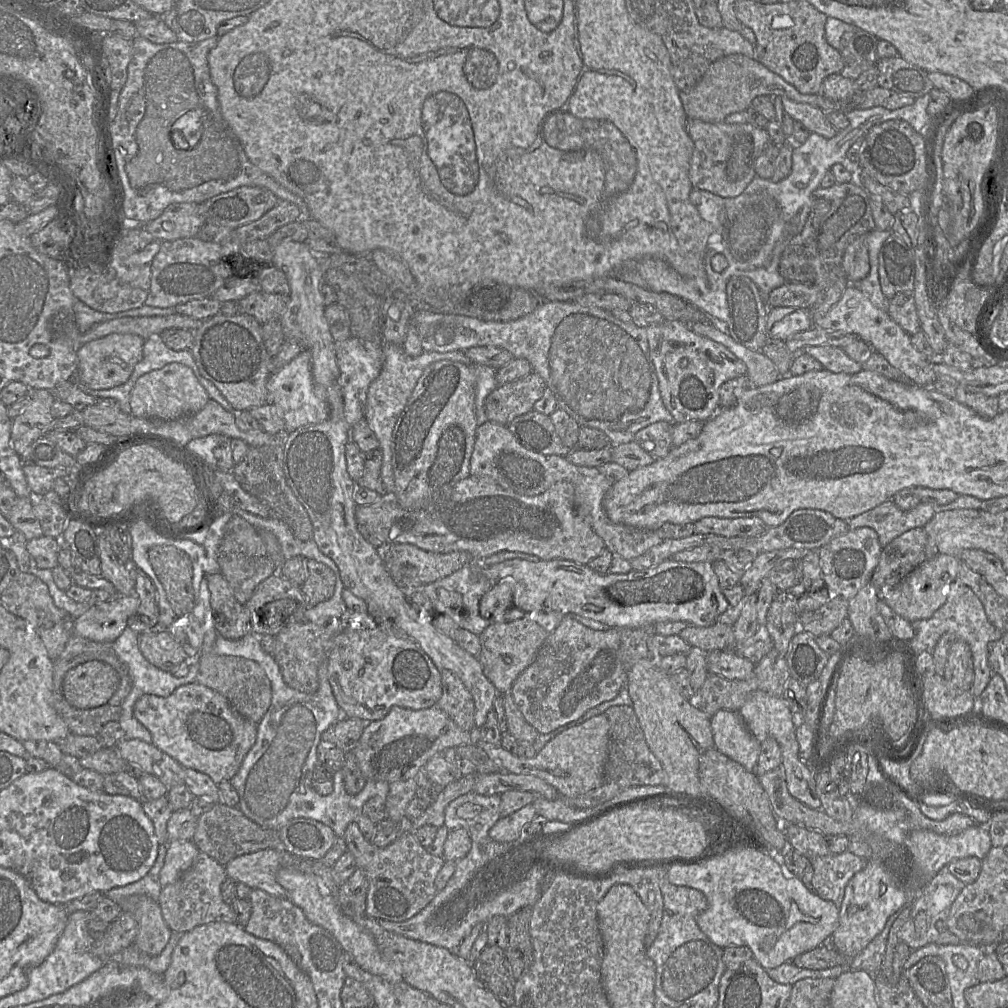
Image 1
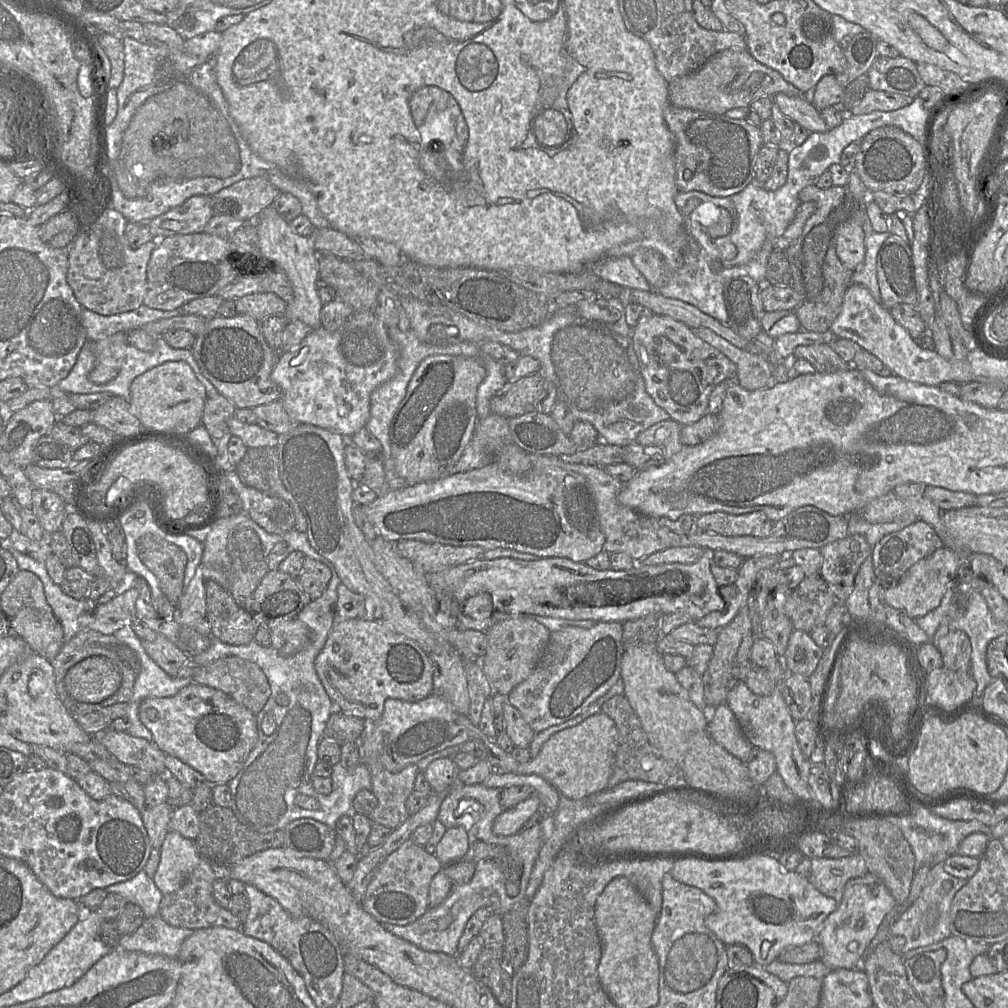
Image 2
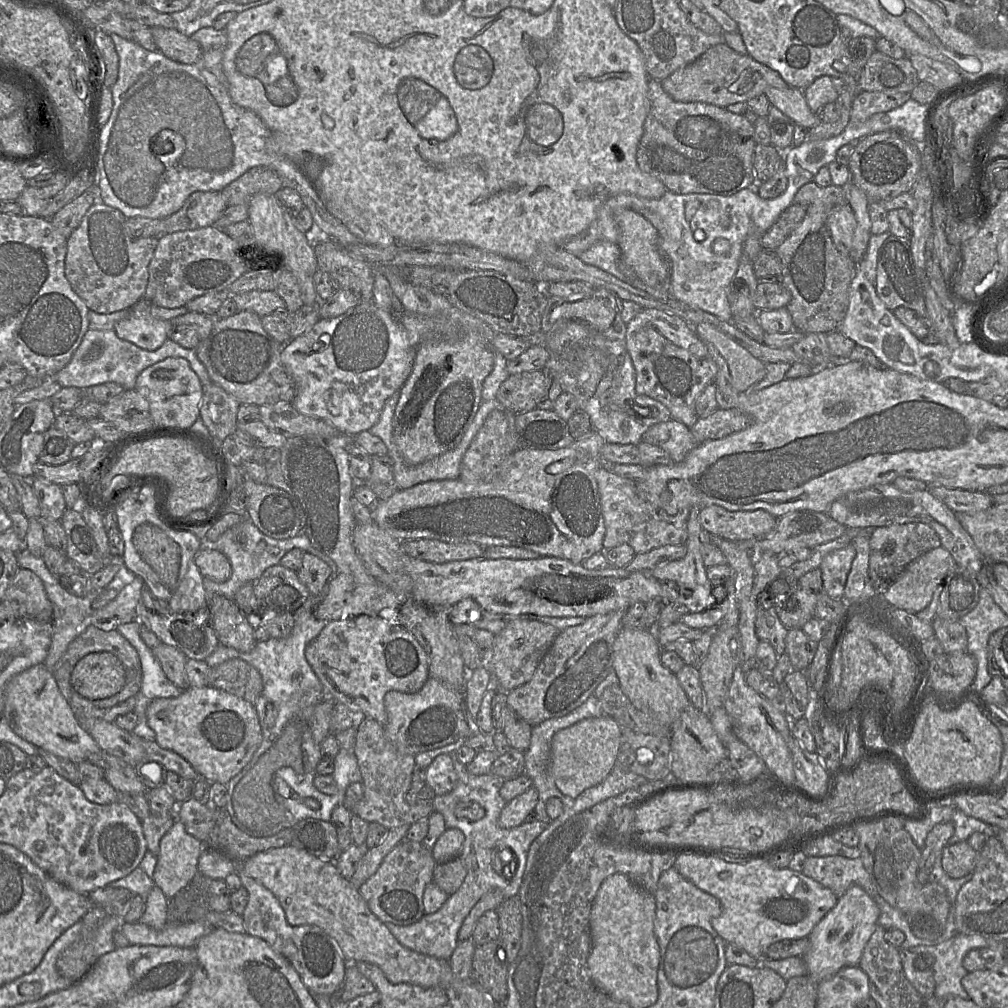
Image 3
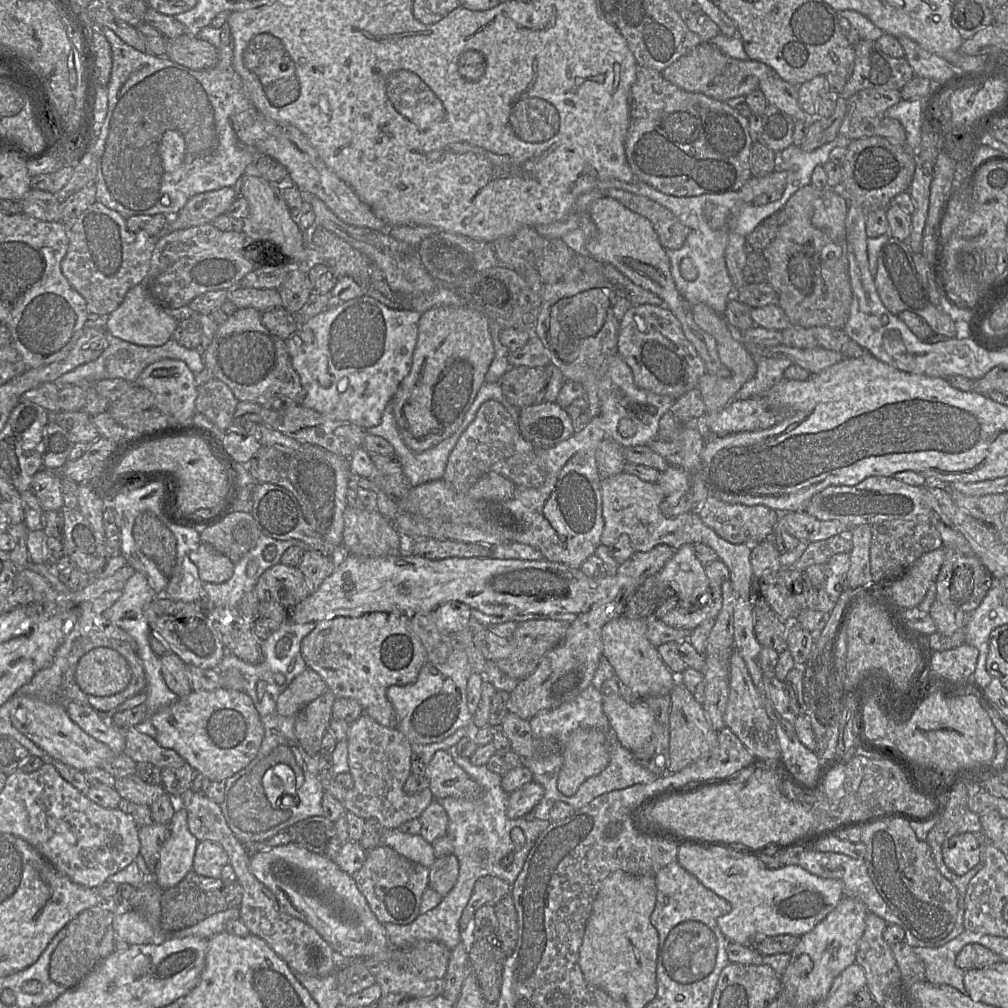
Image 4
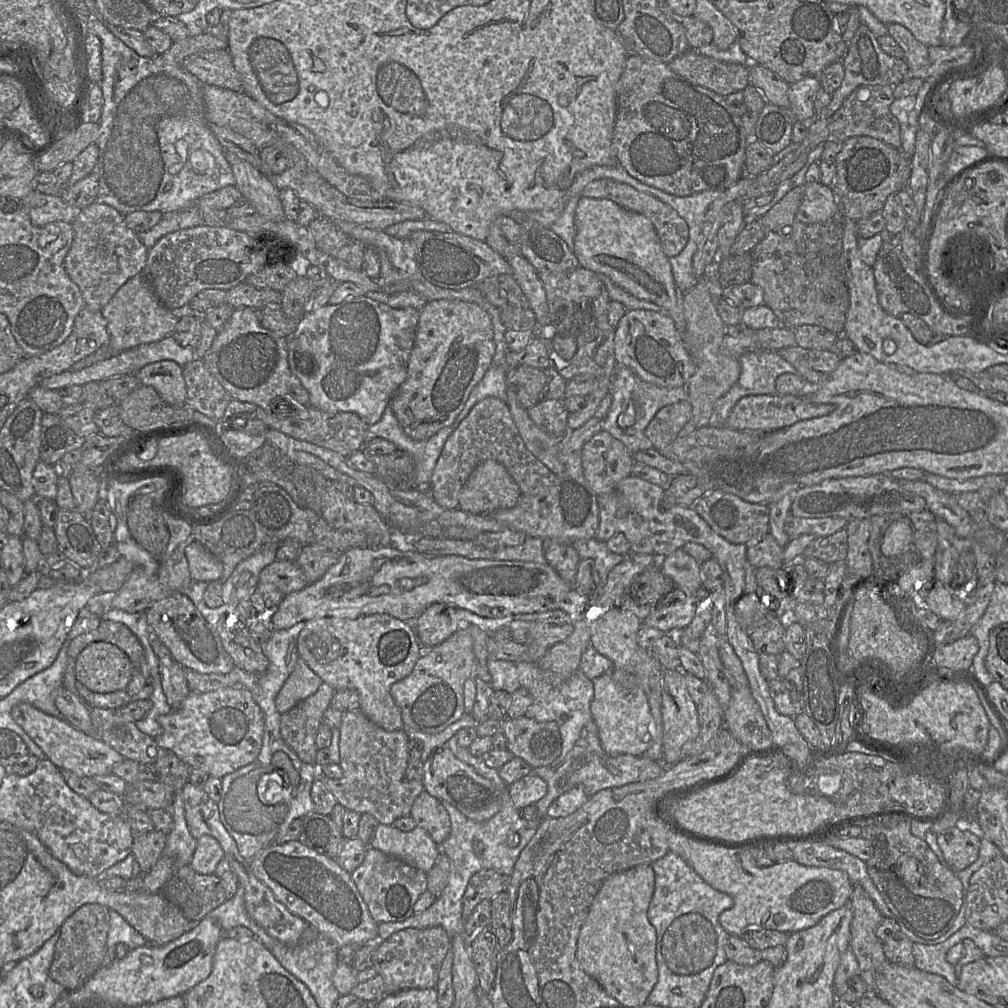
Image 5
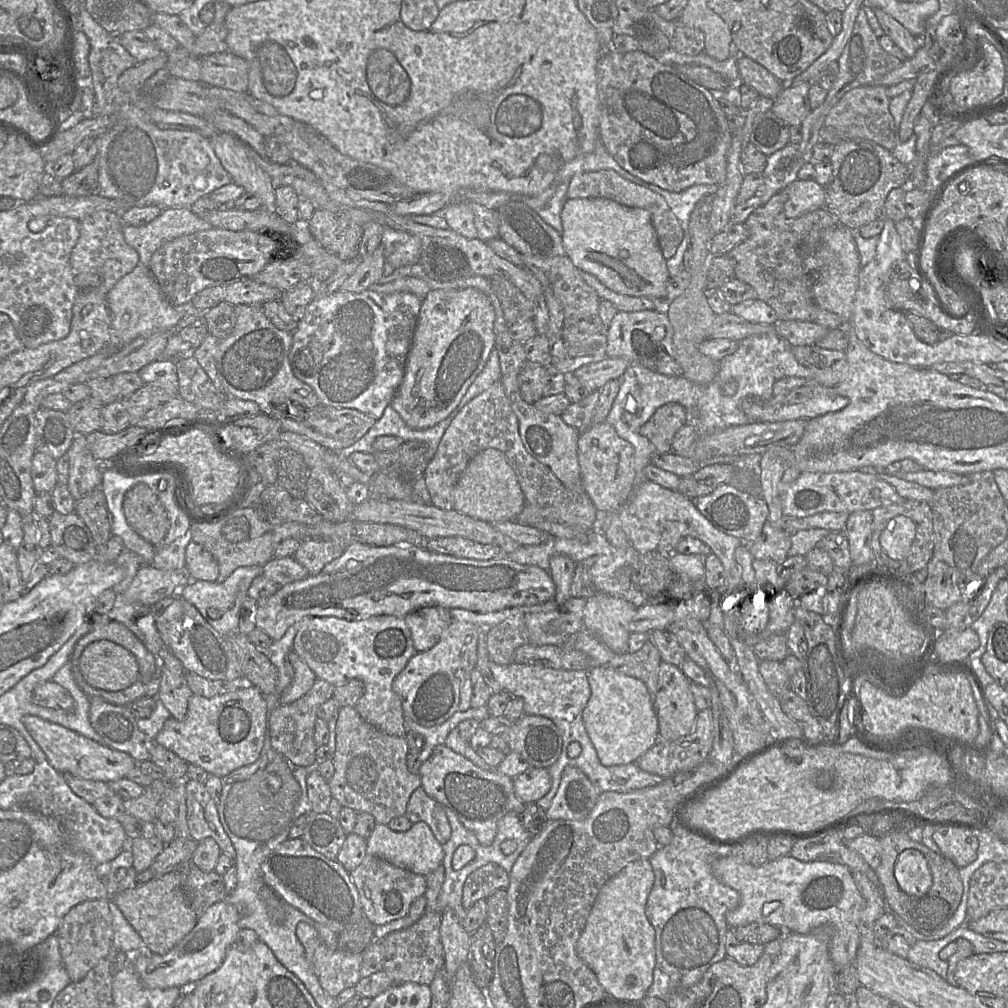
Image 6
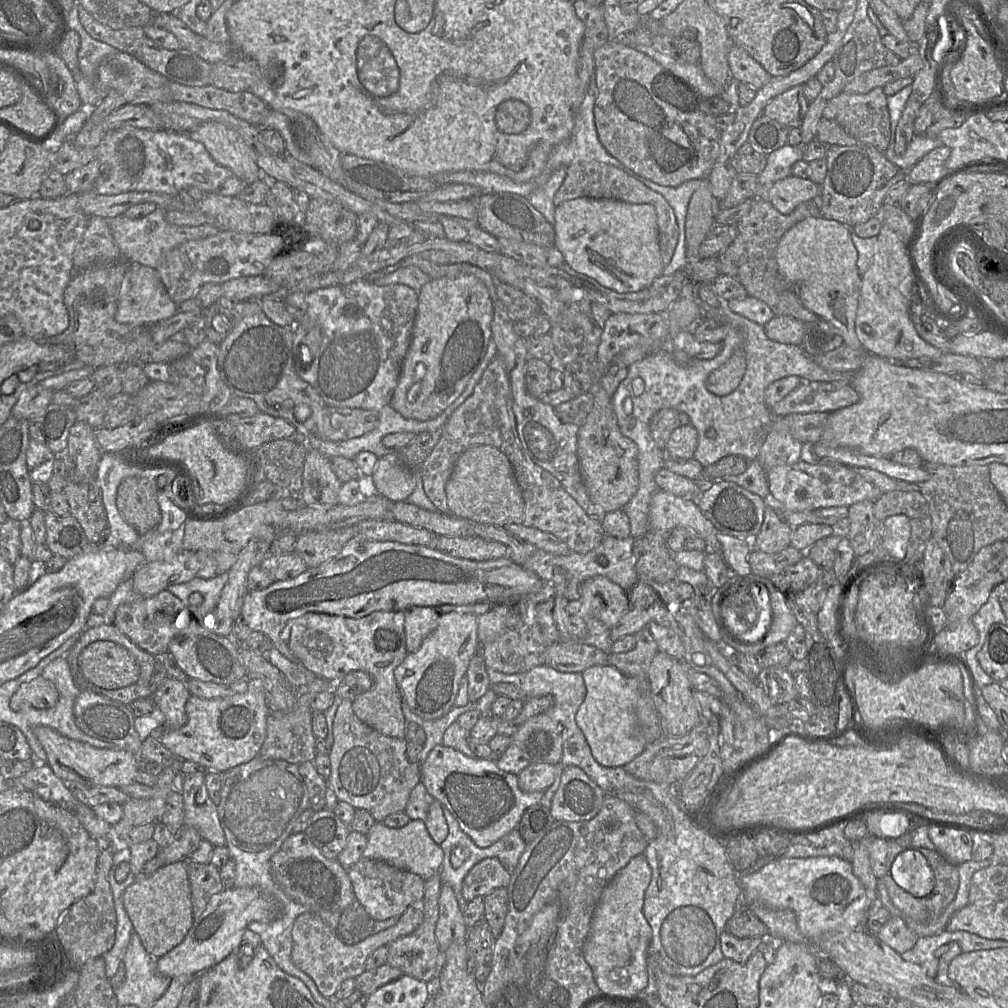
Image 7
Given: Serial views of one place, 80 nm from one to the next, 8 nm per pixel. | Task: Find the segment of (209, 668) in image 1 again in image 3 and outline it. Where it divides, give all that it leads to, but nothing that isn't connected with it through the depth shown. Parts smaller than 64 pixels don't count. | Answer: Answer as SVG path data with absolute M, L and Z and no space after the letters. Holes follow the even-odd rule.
M232 658L211 667L207 675L207 684L253 705L263 691L263 681L259 671L240 658Z

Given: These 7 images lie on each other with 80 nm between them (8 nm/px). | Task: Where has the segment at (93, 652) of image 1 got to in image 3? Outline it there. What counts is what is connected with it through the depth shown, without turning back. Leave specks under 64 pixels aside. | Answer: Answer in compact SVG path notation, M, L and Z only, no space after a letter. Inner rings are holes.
M93 625L88 626L80 635L78 635L66 649L65 653L59 659L55 668L53 670L53 675L60 683L60 678L65 679L66 673L68 673L68 678L70 676L70 671L72 673L76 663L83 658L85 655L93 652L106 651L113 653L121 661L126 674L126 683L124 687L115 695L103 698L99 700L93 700L93 705L99 708L110 708L115 706L126 699L135 696L140 688L142 683L142 667L139 655L133 645L117 630L104 631Z

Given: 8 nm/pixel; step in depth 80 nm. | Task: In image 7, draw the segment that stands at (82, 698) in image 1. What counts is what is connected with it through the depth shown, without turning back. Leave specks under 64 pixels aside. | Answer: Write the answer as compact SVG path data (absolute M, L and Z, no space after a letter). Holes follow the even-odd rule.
M113 641L90 643L81 652L79 664L88 681L107 690L132 685L140 676L140 667L134 656Z

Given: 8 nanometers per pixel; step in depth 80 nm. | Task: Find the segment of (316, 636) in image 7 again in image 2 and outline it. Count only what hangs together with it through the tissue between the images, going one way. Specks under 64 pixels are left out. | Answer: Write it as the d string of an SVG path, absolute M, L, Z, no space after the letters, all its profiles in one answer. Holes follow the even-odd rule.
M350 619L336 622L316 656L314 666L335 709L364 719L366 723L382 716L387 699L418 702L432 694L434 689L433 667L428 654L415 641L398 633L383 620Z

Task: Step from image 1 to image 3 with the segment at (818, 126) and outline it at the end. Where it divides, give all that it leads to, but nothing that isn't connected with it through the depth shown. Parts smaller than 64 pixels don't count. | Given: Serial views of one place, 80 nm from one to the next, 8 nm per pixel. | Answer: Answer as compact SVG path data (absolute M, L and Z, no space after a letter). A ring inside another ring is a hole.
M793 87L769 88L765 91L765 95L773 106L792 119L795 124L810 129L820 123L817 114L809 108L803 90Z

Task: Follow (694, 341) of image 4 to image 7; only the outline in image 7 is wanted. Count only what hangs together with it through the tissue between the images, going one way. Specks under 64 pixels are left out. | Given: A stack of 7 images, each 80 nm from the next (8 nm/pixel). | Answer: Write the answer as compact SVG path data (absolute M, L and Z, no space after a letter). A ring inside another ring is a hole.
M580 197L568 200L555 209L555 248L563 255L565 263L576 272L589 276L602 286L618 293L637 292L646 289L662 276L662 263L657 214L650 204L631 204L614 199Z

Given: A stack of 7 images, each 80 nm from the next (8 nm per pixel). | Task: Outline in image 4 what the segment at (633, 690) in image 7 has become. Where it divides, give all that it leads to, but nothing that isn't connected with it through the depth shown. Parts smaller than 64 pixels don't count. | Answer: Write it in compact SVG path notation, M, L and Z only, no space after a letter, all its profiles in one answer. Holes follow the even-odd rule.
M618 696L603 700L603 712L615 739L627 750L642 749L652 735L653 714L645 701L628 703Z

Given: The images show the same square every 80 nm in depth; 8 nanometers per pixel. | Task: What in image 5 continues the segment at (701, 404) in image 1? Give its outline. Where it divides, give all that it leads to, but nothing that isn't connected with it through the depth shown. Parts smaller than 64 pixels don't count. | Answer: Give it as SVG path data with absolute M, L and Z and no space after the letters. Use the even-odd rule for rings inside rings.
M645 309L626 311L615 327L614 355L617 365L628 367L642 381L659 387L687 387L696 369L681 332L665 312Z

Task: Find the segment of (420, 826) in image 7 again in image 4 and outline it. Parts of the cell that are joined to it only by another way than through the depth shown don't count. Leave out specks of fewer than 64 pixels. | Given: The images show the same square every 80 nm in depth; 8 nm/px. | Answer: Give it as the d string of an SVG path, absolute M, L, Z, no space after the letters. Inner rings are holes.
M400 829L386 830L382 844L395 850L409 860L430 868L436 860L433 845L420 834L409 835Z

